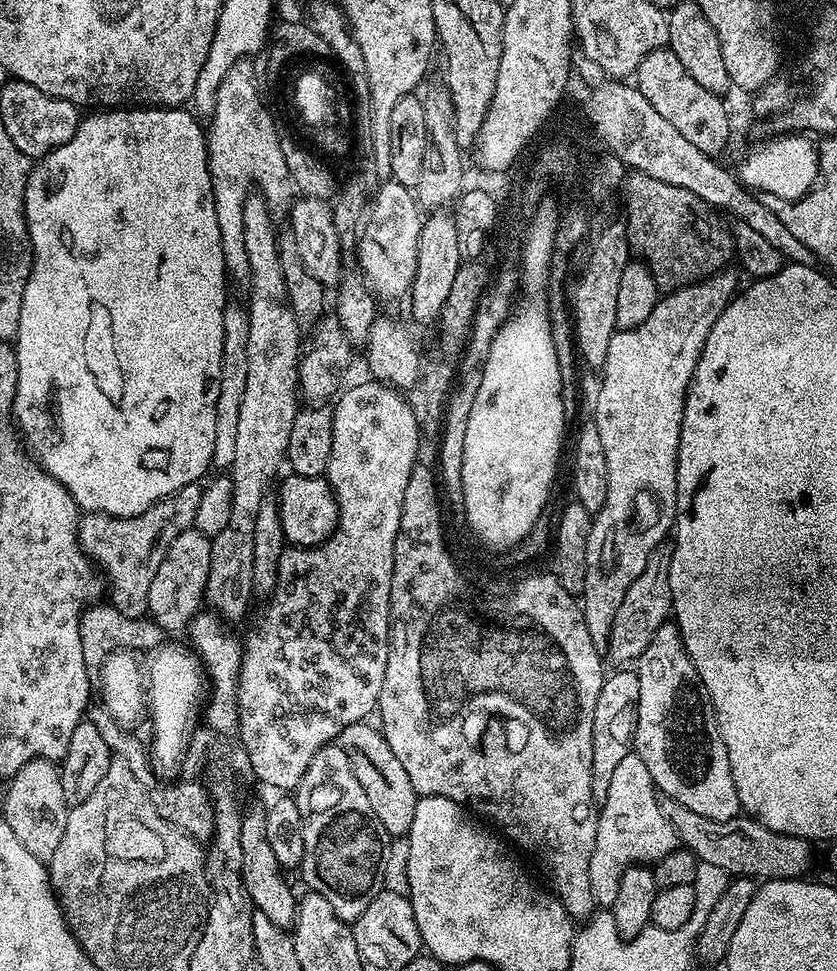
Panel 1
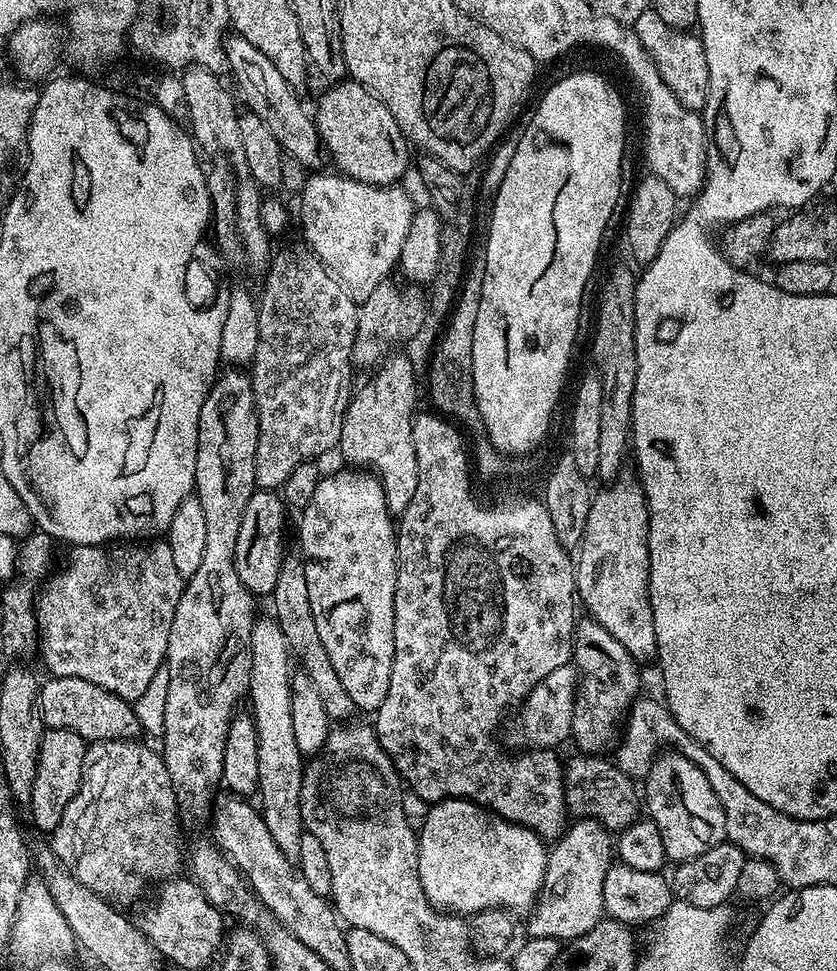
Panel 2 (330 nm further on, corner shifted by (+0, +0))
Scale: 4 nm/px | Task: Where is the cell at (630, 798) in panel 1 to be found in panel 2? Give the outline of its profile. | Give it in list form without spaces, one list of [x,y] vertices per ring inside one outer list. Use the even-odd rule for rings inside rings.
[[[580,818],[551,845],[544,884],[527,917],[529,937],[554,938],[571,942],[584,936],[602,919],[604,911],[604,883],[608,868],[614,863],[614,836],[598,820]]]

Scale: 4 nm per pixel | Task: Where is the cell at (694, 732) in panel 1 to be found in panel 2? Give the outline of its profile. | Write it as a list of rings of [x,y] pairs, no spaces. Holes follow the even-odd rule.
[[[679,750],[661,751],[648,770],[646,783],[648,783],[646,812],[662,834],[662,846],[666,846],[669,861],[679,862],[698,858],[698,854],[706,854],[706,850],[725,843],[728,831],[726,830],[726,814],[722,808],[722,802],[716,797],[704,771],[690,757],[683,756]]]

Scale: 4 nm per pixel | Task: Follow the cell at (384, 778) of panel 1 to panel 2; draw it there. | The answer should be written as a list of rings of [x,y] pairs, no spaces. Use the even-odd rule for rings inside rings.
[[[285,555],[282,566],[278,570],[278,578],[274,582],[274,590],[270,597],[274,611],[274,619],[280,624],[282,634],[293,653],[300,654],[302,670],[314,682],[318,695],[322,698],[322,706],[326,706],[329,721],[344,722],[354,712],[350,694],[346,694],[346,686],[342,686],[342,678],[338,678],[334,666],[330,662],[330,654],[326,654],[326,646],[322,646],[322,638],[318,638],[318,626],[314,626],[314,610],[310,610],[310,589],[306,583],[306,566],[299,555]]]

